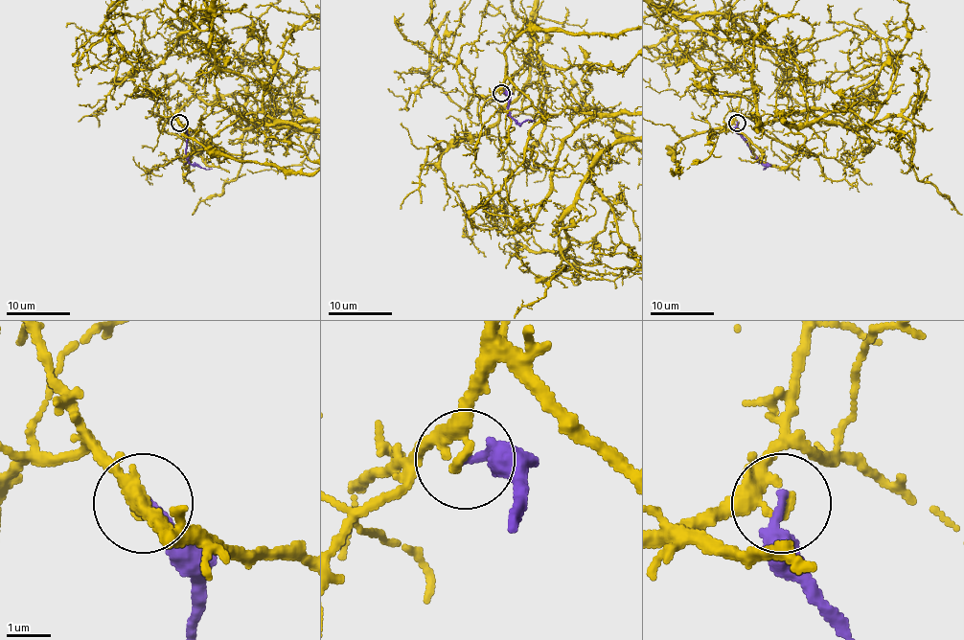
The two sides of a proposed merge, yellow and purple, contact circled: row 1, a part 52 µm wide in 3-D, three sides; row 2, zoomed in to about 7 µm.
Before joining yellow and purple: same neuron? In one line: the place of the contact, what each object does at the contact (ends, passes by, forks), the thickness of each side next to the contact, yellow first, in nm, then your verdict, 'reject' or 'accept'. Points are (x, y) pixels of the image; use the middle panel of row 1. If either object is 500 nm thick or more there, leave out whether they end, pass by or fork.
place (501, 93); yellow ends; purple ends; calibres 240 and 220 nm; reject

